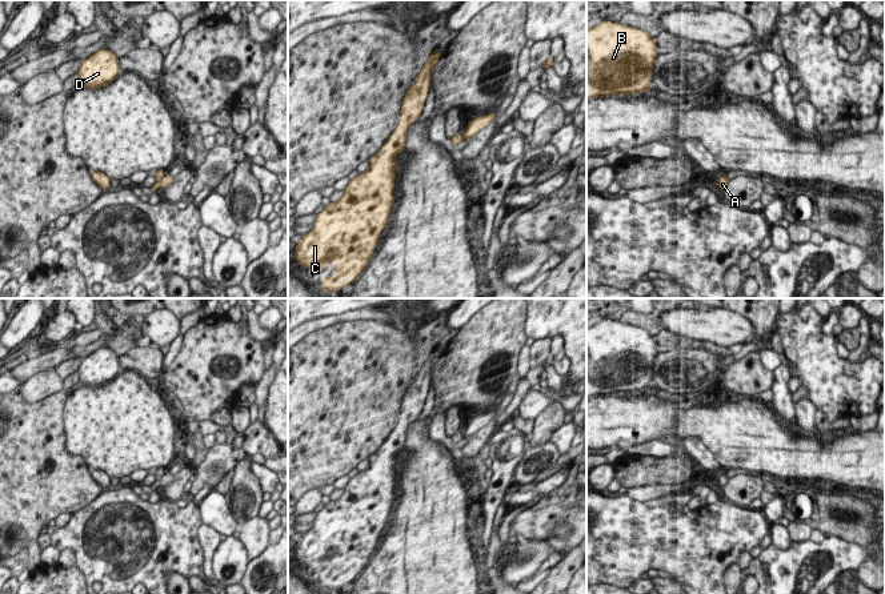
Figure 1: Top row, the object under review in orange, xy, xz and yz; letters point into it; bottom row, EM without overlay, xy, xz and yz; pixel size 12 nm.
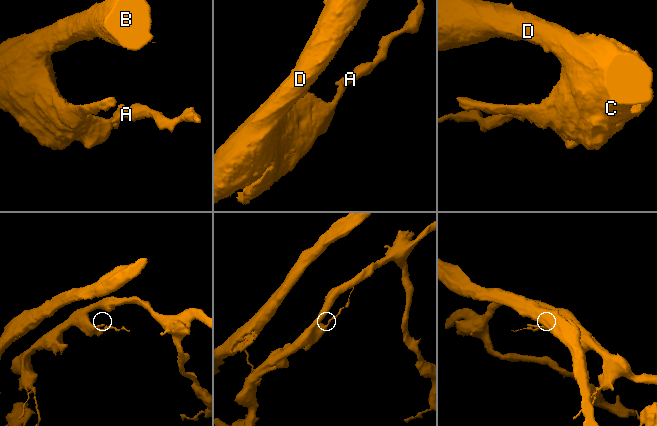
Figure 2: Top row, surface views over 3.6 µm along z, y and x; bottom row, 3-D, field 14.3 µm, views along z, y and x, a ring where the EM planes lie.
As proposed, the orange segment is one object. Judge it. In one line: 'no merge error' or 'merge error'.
merge error

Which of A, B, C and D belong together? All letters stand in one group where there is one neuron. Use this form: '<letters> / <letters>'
A / B C D

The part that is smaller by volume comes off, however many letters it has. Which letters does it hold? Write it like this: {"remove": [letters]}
{"remove": ["A"]}

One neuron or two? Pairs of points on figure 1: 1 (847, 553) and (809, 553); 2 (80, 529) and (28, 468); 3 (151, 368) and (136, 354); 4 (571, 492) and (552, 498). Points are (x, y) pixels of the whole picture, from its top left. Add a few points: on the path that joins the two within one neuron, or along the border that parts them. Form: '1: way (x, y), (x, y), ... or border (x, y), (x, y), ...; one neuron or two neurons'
1: way (837, 553), (819, 549); one neuron
2: border (96, 497), (71, 516); two neurons
3: way (147, 364), (140, 358); one neuron
4: way (567, 492), (556, 496); one neuron

